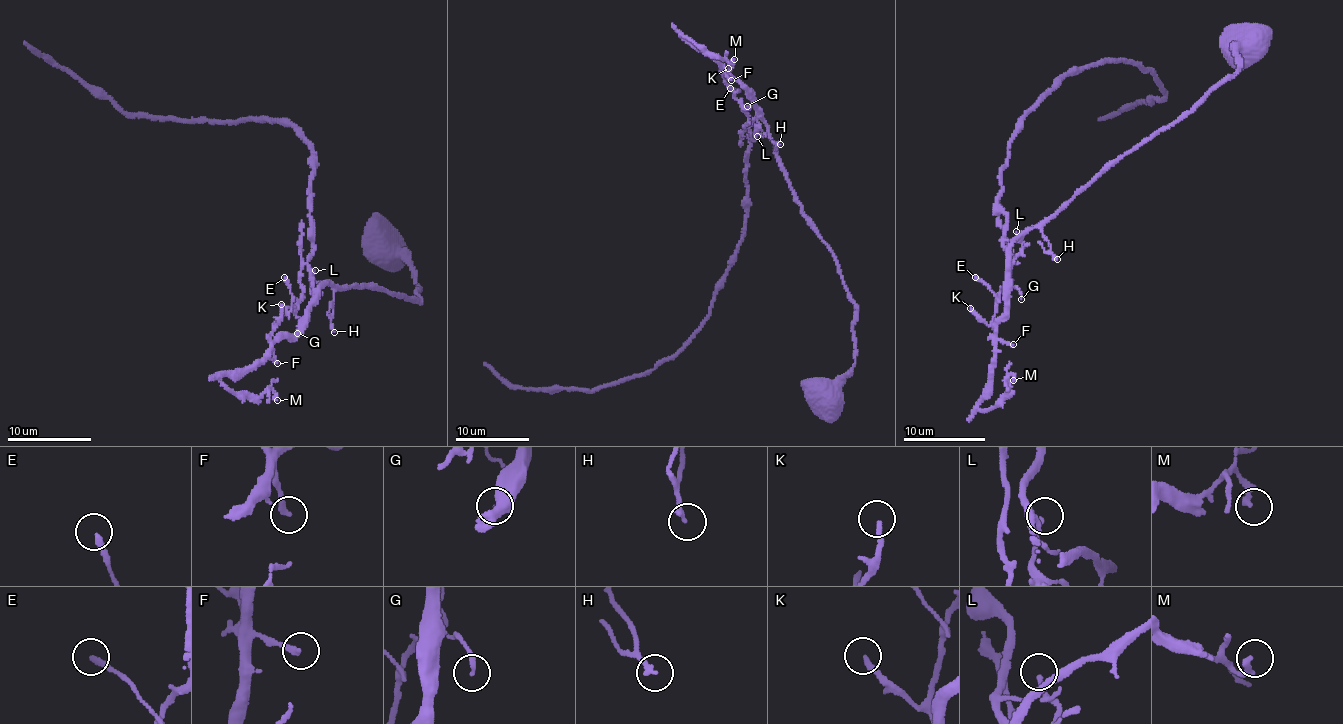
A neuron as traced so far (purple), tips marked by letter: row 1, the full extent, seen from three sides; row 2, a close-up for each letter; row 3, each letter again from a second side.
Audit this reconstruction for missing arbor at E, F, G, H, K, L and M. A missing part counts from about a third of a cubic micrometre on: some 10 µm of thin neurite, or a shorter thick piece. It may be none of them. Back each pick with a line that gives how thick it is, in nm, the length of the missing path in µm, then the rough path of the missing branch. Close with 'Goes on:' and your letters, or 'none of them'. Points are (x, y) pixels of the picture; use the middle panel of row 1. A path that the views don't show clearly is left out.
Goes on: none of them

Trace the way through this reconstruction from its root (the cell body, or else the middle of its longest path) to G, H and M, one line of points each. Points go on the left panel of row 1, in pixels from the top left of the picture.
G: (382, 245), (410, 265), (418, 300), (376, 284), (339, 287), (331, 281), (315, 288), (305, 264), (297, 333)
H: (382, 245), (410, 265), (420, 291), (418, 300), (376, 284), (343, 286), (333, 290), (331, 321), (334, 332)
M: (382, 245), (410, 265), (418, 300), (329, 283), (305, 328), (221, 377), (235, 392), (277, 400)

